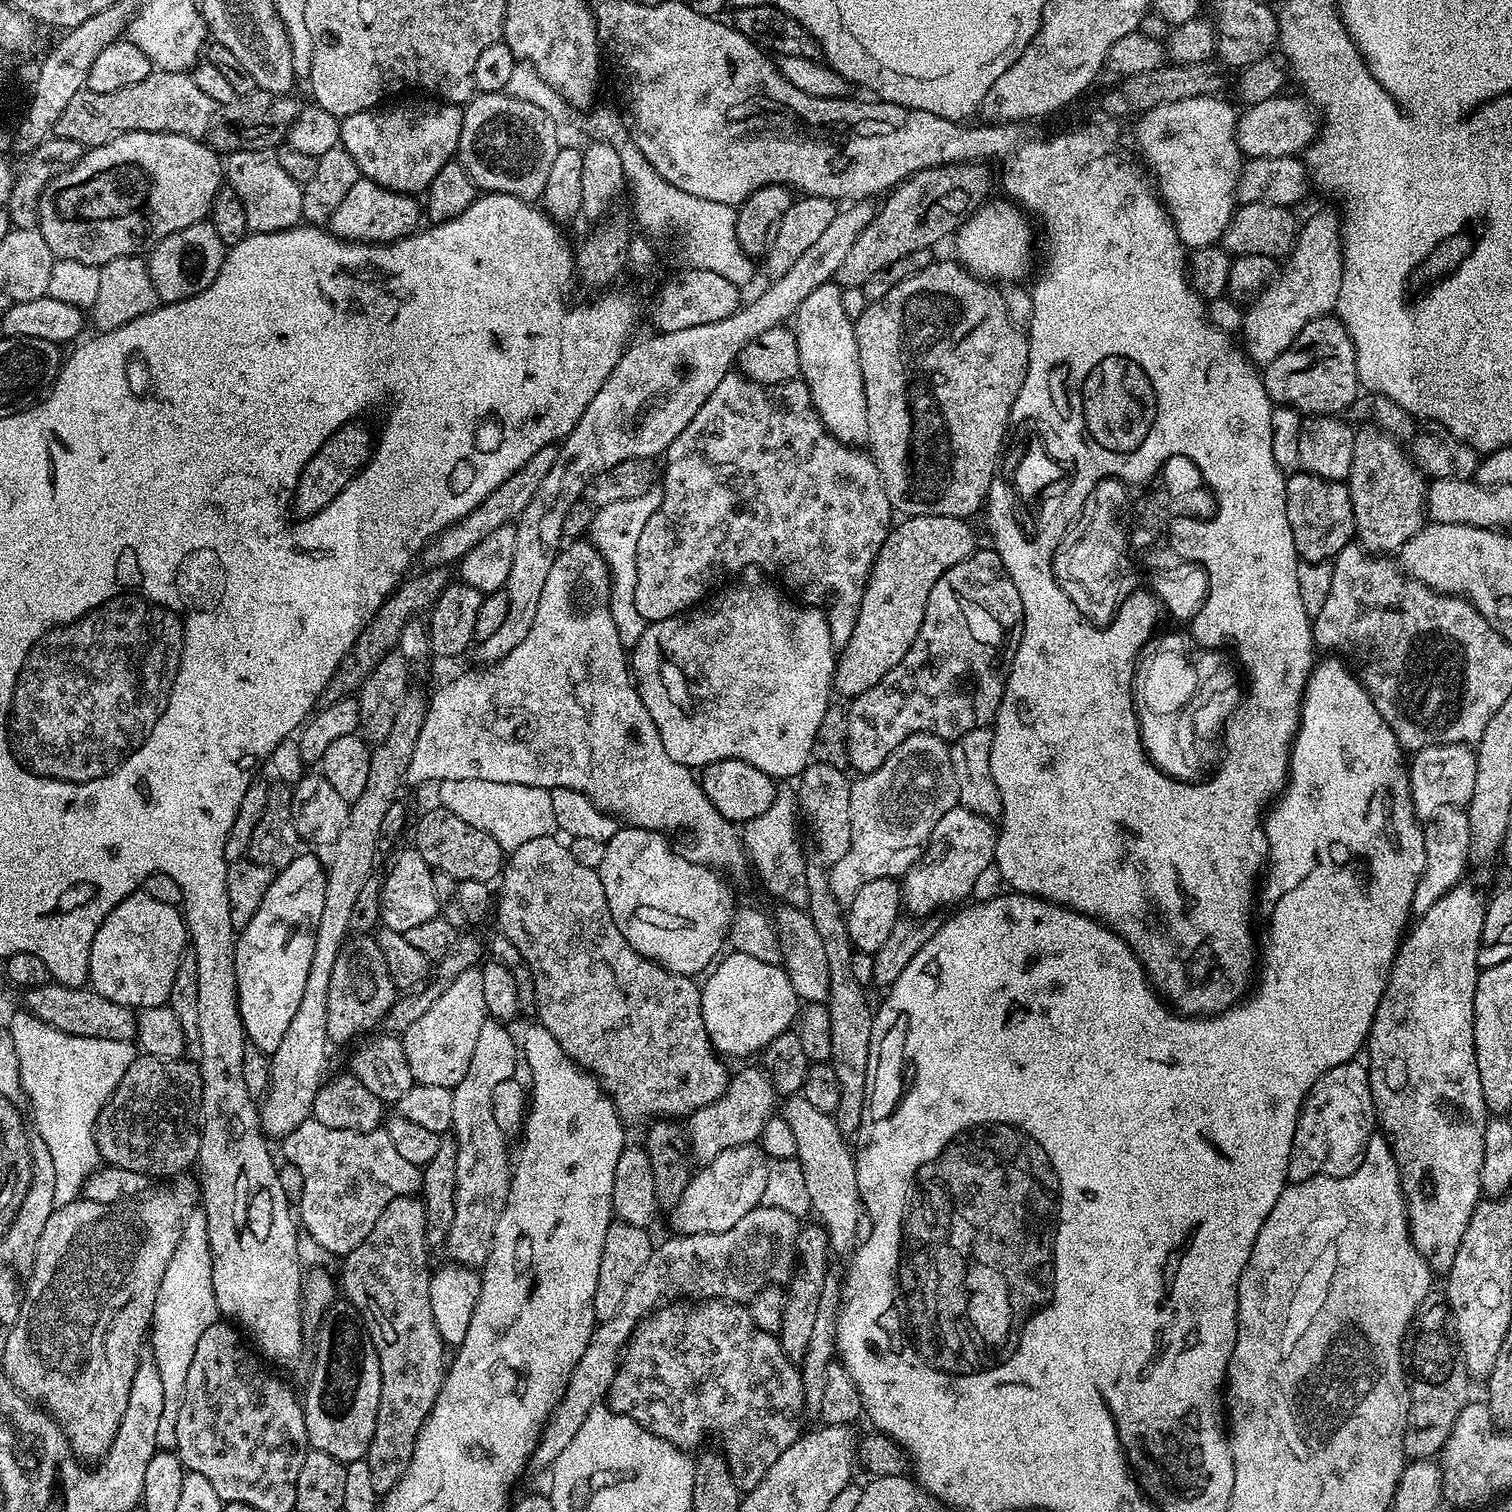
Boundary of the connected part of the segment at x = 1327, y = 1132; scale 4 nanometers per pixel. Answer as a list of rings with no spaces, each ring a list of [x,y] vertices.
[[[1353,1058],[1328,1068],[1308,1091],[1296,1123],[1294,1155],[1288,1160],[1289,1181],[1309,1180],[1318,1170],[1324,1174],[1347,1174],[1364,1159],[1368,1139],[1378,1128],[1378,1113],[1368,1081],[1369,1069],[1358,1061]]]

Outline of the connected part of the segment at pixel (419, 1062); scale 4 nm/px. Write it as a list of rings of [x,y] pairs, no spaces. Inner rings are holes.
[[[476,970],[464,972],[453,985],[416,1022],[402,1034],[406,1062],[413,1081],[426,1086],[446,1086],[453,1089],[467,1074],[474,1042],[478,1042],[484,1016],[486,997],[483,978]]]

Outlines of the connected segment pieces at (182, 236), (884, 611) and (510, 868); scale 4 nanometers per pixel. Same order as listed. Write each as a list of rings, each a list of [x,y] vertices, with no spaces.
[[[210,222],[191,224],[166,238],[155,241],[151,245],[152,253],[146,256],[150,282],[154,282],[157,297],[163,303],[173,304],[179,300],[190,298],[214,278],[218,278],[218,270],[222,270],[222,262],[226,255],[226,245],[218,238],[218,230]]]
[[[912,514],[909,520],[897,523],[891,529],[886,542],[880,547],[876,560],[872,564],[872,572],[868,575],[868,584],[864,587],[860,609],[856,615],[856,625],[852,631],[850,642],[839,649],[836,658],[836,673],[832,676],[832,683],[837,693],[855,698],[861,696],[870,686],[878,686],[898,662],[910,650],[918,630],[922,626],[922,618],[926,610],[926,602],[930,590],[934,590],[934,582],[942,578],[946,570],[962,562],[967,556],[977,551],[976,536],[968,525],[967,519],[959,516],[937,516],[935,514]]]
[[[536,834],[530,842],[511,849],[499,884],[500,928],[532,975],[535,1007],[584,1004],[584,1008],[592,1008],[596,1004],[596,1012],[604,1012],[600,1004],[608,1004],[608,1016],[596,1016],[591,1031],[556,1032],[554,1036],[560,1036],[558,1046],[575,1064],[595,1076],[621,1117],[688,1118],[702,1106],[710,1106],[710,1102],[722,1098],[730,1072],[724,1069],[725,1061],[708,1037],[702,1018],[701,985],[695,984],[697,981],[691,976],[669,972],[661,964],[647,960],[622,938],[622,930],[618,930],[610,914],[597,869],[582,866],[567,843],[559,844],[548,836]]]

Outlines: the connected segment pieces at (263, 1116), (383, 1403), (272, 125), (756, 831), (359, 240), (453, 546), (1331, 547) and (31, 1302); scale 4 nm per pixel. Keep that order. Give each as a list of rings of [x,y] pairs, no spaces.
[[[409,695],[396,709],[396,721],[394,726],[390,726],[390,734],[379,741],[371,749],[370,774],[366,777],[366,787],[362,794],[358,794],[356,800],[351,801],[346,818],[346,826],[342,826],[342,834],[338,834],[335,844],[331,845],[332,865],[329,863],[326,868],[326,894],[324,895],[324,905],[322,906],[322,918],[316,927],[316,941],[314,942],[314,958],[310,962],[310,974],[306,978],[306,990],[302,990],[302,1002],[298,1002],[298,1011],[294,1018],[290,1018],[290,1027],[287,1028],[282,1042],[278,1042],[278,1050],[271,1053],[267,1091],[262,1096],[262,1101],[258,1108],[260,1126],[265,1137],[283,1138],[288,1136],[304,1120],[309,1119],[314,1106],[316,1092],[324,1083],[326,1076],[324,1063],[328,1060],[328,1047],[330,1041],[326,1030],[326,1014],[328,1013],[328,991],[330,990],[330,974],[334,970],[334,962],[340,953],[340,947],[344,944],[349,935],[348,927],[352,924],[352,911],[356,908],[356,899],[360,896],[360,891],[364,888],[364,883],[368,880],[368,875],[372,872],[372,863],[378,859],[376,847],[378,846],[378,830],[382,827],[382,818],[386,810],[390,810],[392,804],[397,803],[396,796],[404,784],[404,775],[408,769],[410,758],[414,754],[414,746],[418,742],[418,734],[425,731],[424,714],[426,711],[425,701],[418,697]]]
[[[415,1195],[395,1196],[386,1206],[386,1210],[382,1210],[382,1214],[378,1218],[378,1222],[374,1226],[374,1230],[370,1230],[370,1234],[366,1234],[366,1238],[362,1238],[362,1242],[347,1256],[343,1257],[344,1264],[344,1284],[342,1280],[342,1292],[346,1295],[347,1303],[351,1304],[353,1309],[358,1313],[359,1319],[364,1325],[364,1330],[372,1340],[372,1345],[376,1351],[378,1358],[378,1370],[380,1371],[380,1397],[378,1398],[378,1412],[376,1421],[374,1422],[374,1434],[372,1441],[368,1446],[367,1462],[369,1464],[370,1474],[373,1476],[373,1486],[377,1493],[383,1494],[389,1488],[393,1488],[396,1481],[400,1479],[407,1460],[412,1457],[412,1447],[416,1441],[416,1435],[420,1433],[420,1427],[424,1425],[424,1419],[428,1416],[428,1411],[434,1406],[436,1395],[440,1389],[440,1383],[444,1380],[446,1371],[446,1356],[444,1360],[444,1351],[446,1345],[444,1339],[438,1334],[438,1326],[434,1322],[434,1310],[430,1310],[430,1267],[428,1268],[429,1244],[424,1237],[424,1202],[423,1199],[417,1198]]]
[[[253,90],[243,98],[237,98],[231,104],[219,109],[218,119],[208,129],[207,143],[218,154],[242,152],[246,148],[275,149],[288,139],[290,126],[296,121],[298,104],[291,95],[279,96],[273,92]]]
[[[784,794],[777,795],[776,801],[770,806],[770,810],[766,810],[766,814],[762,814],[753,820],[745,820],[742,824],[742,839],[744,848],[751,867],[756,867],[756,872],[760,875],[760,880],[773,892],[774,895],[788,906],[804,906],[808,902],[808,888],[806,886],[806,859],[800,853],[800,844],[796,841],[796,816],[798,817],[798,808],[792,800]]]
[[[362,178],[350,186],[346,198],[342,198],[338,210],[328,219],[326,228],[333,236],[357,244],[393,244],[421,227],[422,204],[416,200],[419,199],[415,195],[395,192],[393,188],[384,188],[373,180]]]
[[[552,446],[538,450],[538,453],[534,454],[534,458],[526,466],[518,469],[502,486],[496,487],[470,515],[464,517],[459,524],[445,529],[428,547],[425,547],[422,552],[422,557],[424,556],[425,560],[423,563],[427,567],[441,567],[450,564],[452,560],[453,562],[459,561],[486,534],[490,534],[502,525],[517,519],[532,500],[540,482],[549,473],[550,466],[554,464],[556,459],[556,453],[557,449]]]
[[[1301,470],[1291,473],[1285,479],[1284,485],[1286,486],[1286,518],[1290,522],[1290,534],[1294,534],[1296,555],[1301,561],[1309,564],[1331,561],[1347,544],[1353,543],[1356,527],[1347,483],[1339,480],[1327,480]]]
[[[180,1174],[169,1179],[161,1188],[153,1187],[151,1190],[142,1192],[132,1199],[120,1200],[114,1204],[90,1201],[78,1198],[61,1208],[52,1209],[50,1218],[46,1218],[46,1226],[42,1230],[42,1238],[38,1238],[36,1257],[32,1267],[32,1275],[26,1281],[26,1287],[22,1292],[18,1318],[10,1330],[10,1338],[6,1338],[6,1354],[2,1357],[2,1364],[8,1367],[12,1379],[37,1399],[47,1400],[52,1408],[51,1414],[55,1422],[64,1425],[65,1432],[71,1436],[72,1444],[75,1444],[77,1452],[83,1452],[83,1457],[88,1462],[96,1462],[103,1458],[110,1450],[115,1435],[118,1434],[119,1423],[126,1411],[130,1397],[131,1380],[134,1378],[136,1366],[140,1361],[142,1349],[146,1344],[146,1337],[150,1332],[156,1295],[160,1289],[162,1274],[166,1274],[166,1266],[170,1266],[170,1258],[174,1256],[176,1244],[180,1241],[182,1221],[189,1215],[192,1203],[198,1200],[198,1184],[188,1174]]]

